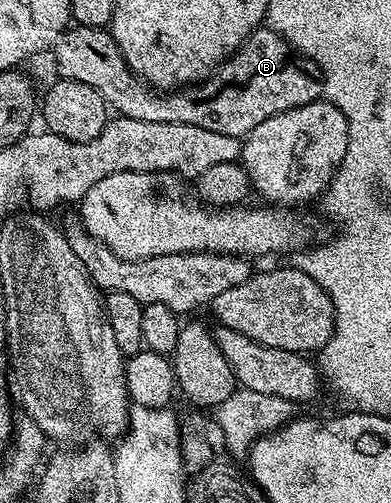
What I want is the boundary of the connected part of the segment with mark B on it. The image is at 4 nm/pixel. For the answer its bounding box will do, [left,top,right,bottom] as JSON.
[56,26,324,138]

